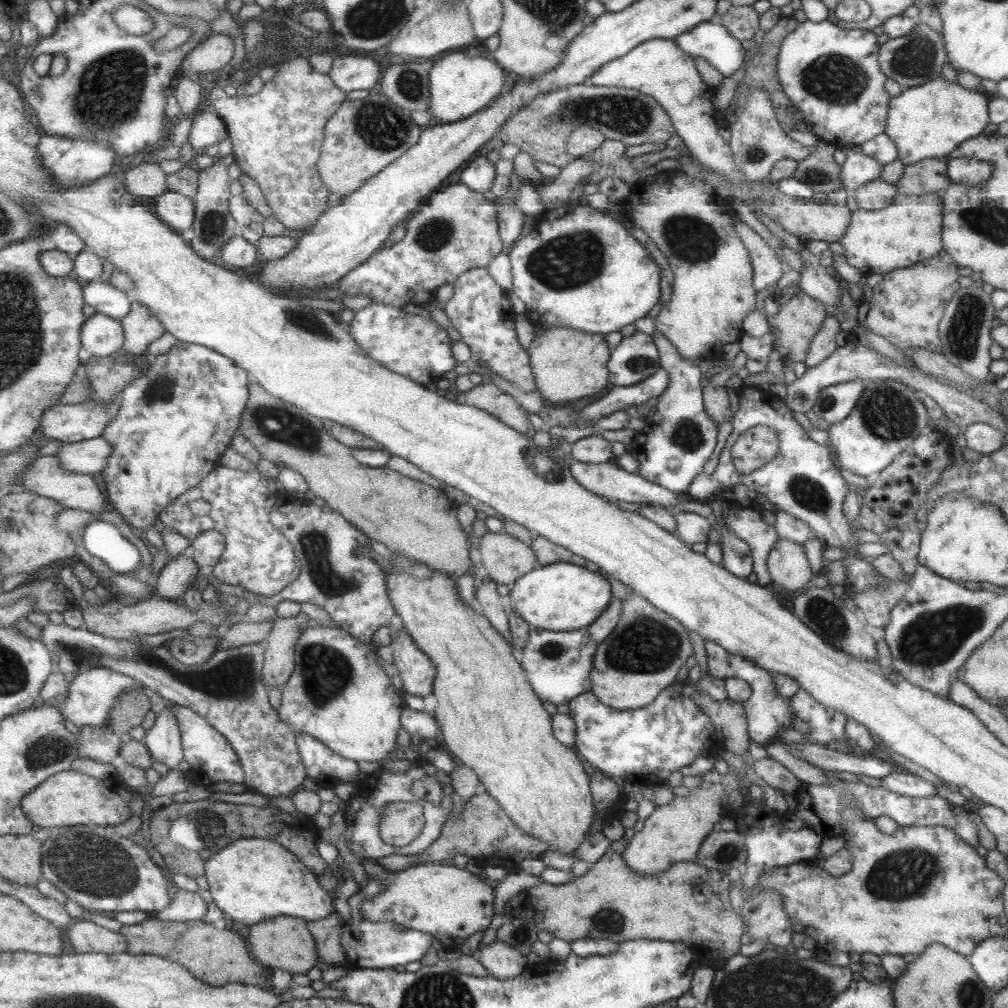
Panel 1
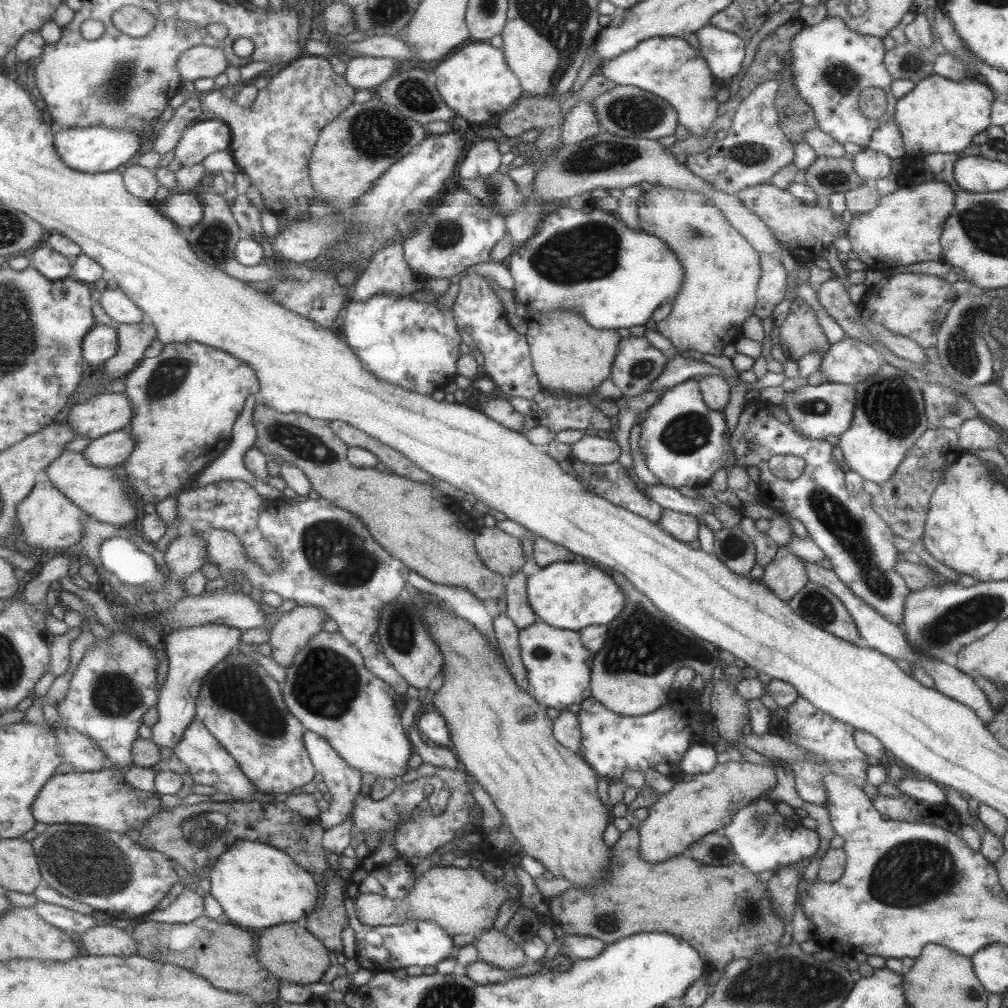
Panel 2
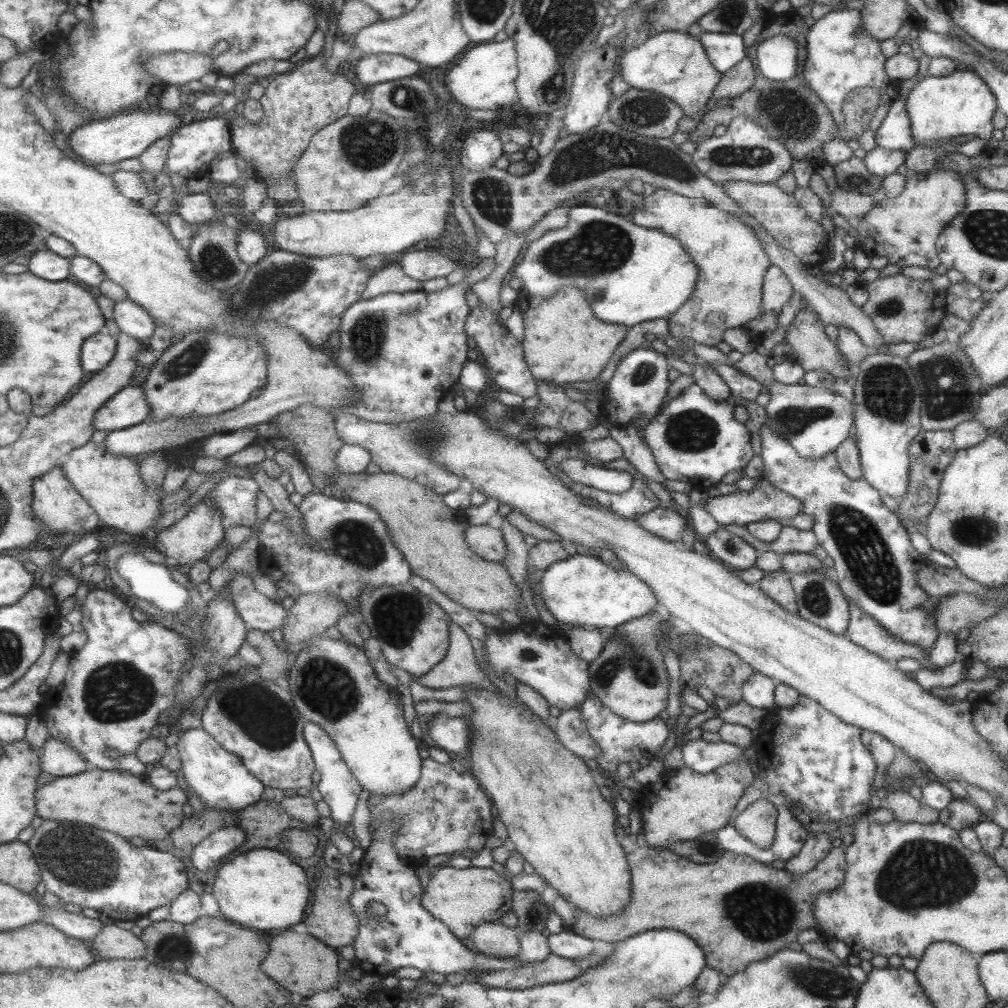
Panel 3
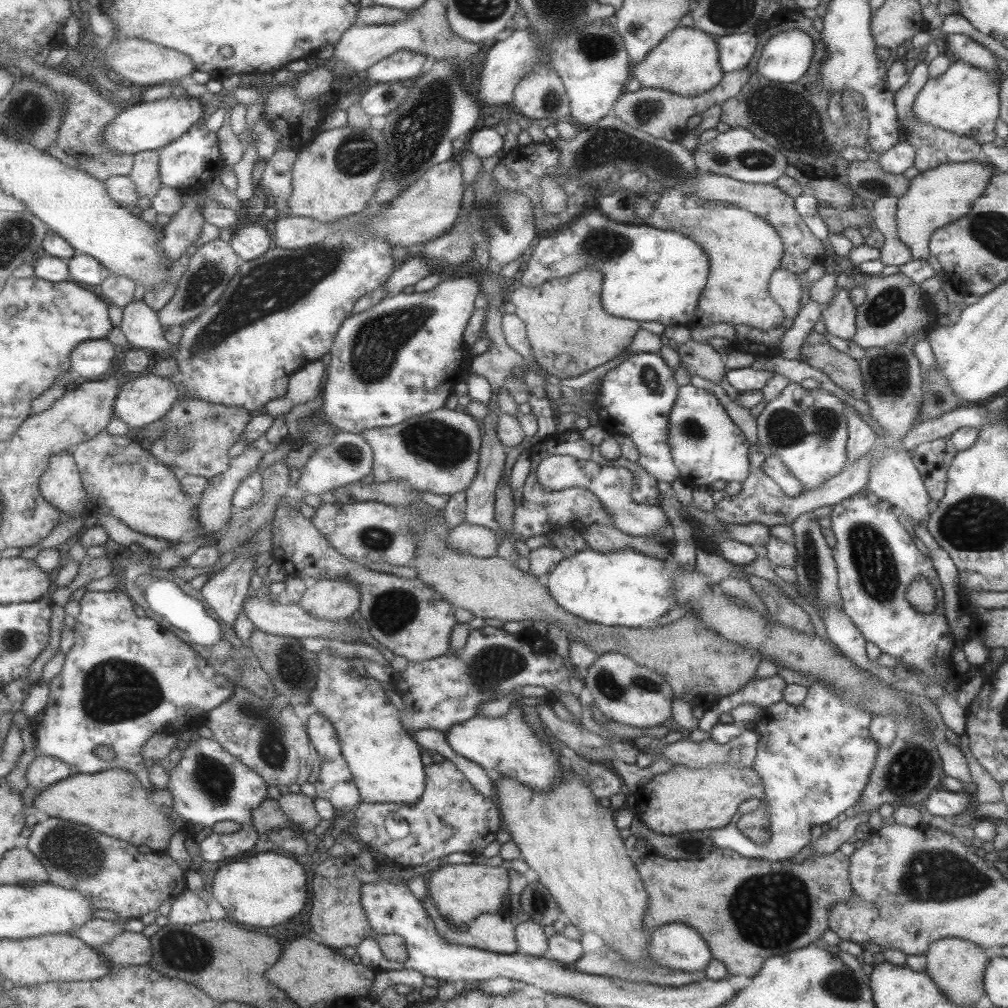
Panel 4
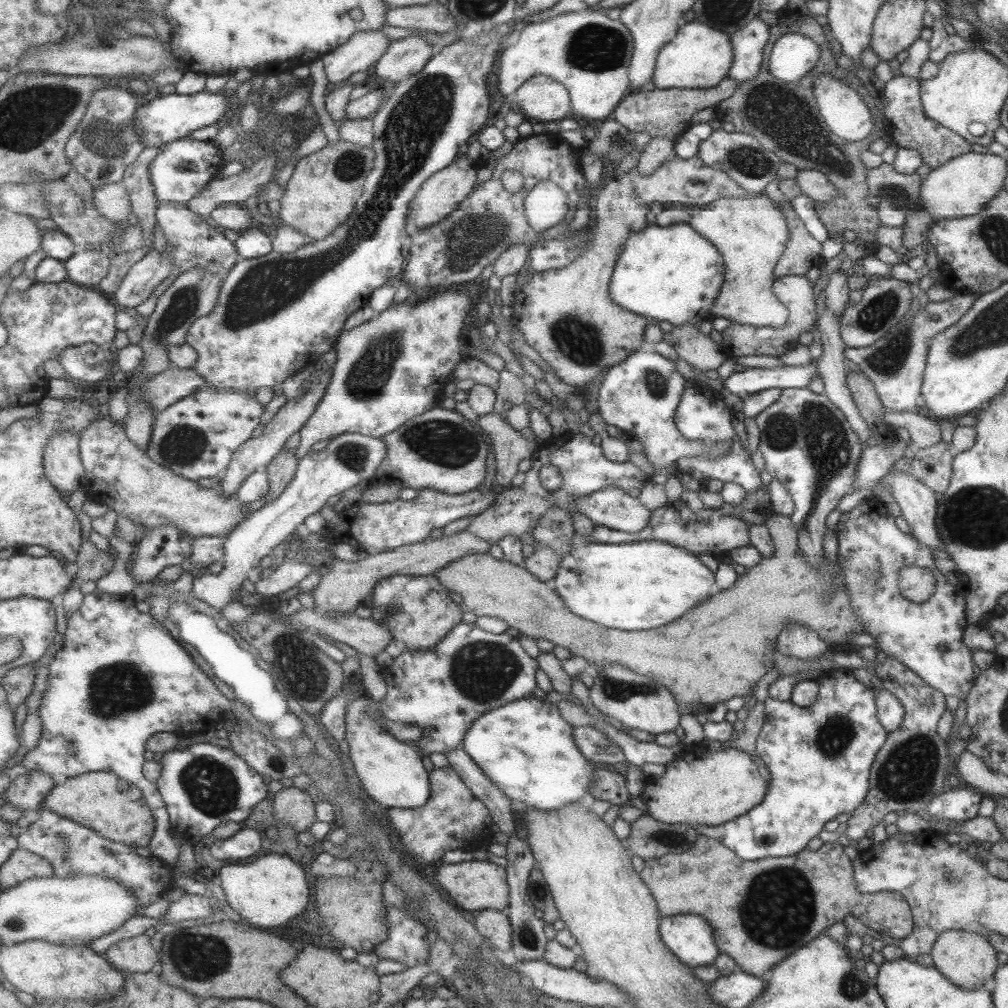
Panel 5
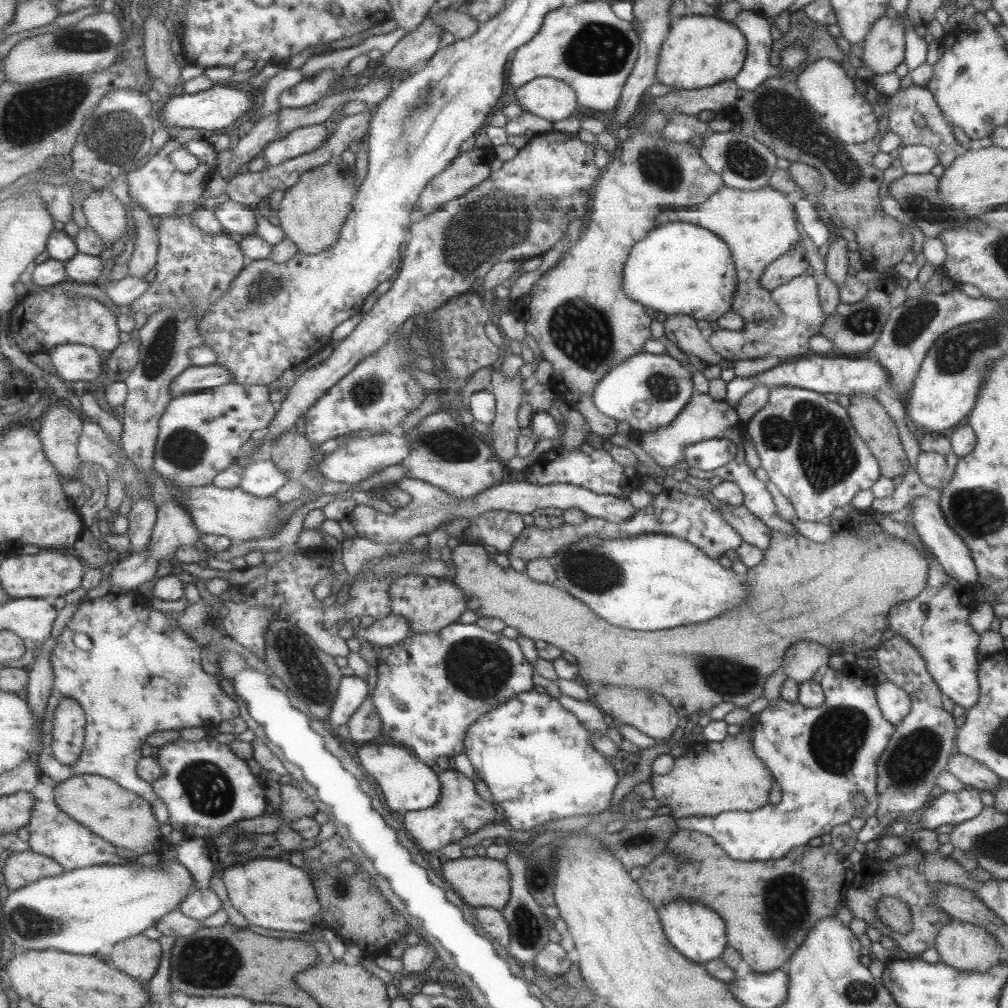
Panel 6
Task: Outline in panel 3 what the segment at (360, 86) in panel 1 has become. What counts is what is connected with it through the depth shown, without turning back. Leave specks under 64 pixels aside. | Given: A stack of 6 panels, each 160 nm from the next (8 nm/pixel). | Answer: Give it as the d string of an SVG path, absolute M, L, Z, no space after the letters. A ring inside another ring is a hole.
M377 54L358 61L354 74L361 83L376 85L395 78L405 78L415 74L417 62L397 54Z

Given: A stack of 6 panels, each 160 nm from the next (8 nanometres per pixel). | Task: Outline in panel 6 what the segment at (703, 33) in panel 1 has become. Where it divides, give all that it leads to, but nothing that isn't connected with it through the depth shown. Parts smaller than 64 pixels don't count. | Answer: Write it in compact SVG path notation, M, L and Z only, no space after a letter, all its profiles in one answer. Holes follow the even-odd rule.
M744 10L735 18L733 24L741 30L747 41L747 54L741 70L732 78L739 89L753 90L763 80L771 77L771 74L777 74L777 68L769 66L769 52L773 46L770 23L765 17L751 10Z

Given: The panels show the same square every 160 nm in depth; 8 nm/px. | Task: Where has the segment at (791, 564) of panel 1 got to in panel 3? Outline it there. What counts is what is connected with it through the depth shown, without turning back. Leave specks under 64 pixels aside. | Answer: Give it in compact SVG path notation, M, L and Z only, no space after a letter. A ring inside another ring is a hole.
M782 568L769 571L759 579L759 588L781 609L797 614L796 596L791 586L790 573Z

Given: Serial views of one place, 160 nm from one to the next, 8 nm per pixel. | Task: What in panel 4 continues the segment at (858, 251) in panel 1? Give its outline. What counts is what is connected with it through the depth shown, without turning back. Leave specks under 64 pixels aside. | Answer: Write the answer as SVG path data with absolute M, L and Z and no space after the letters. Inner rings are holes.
M982 158L960 163L940 164L929 170L919 171L908 184L907 190L896 202L896 230L899 240L909 248L912 260L927 260L930 252L927 242L933 231L949 225L967 214L972 202L983 192L989 182L992 166Z

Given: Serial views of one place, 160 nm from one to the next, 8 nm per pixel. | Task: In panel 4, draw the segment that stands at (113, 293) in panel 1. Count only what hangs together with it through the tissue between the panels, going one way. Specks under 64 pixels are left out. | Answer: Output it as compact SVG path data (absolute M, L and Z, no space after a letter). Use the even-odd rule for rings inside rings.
M135 299L124 308L120 330L125 334L128 346L149 348L160 354L170 353L174 358L177 351L172 352L173 346L165 338L161 325L159 311L153 310L147 302Z

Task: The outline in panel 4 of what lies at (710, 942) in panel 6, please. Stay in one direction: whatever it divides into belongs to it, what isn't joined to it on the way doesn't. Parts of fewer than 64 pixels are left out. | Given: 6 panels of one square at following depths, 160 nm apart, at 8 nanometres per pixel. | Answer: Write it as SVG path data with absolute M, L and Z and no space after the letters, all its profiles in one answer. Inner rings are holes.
M663 924L648 934L647 955L655 965L681 972L704 971L712 960L699 934L685 924Z

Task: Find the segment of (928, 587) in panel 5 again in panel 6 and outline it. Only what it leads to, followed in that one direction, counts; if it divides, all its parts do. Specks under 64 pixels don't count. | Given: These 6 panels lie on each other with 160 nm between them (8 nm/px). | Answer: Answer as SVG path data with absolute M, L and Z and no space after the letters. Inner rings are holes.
M770 530L770 540L768 548L763 551L763 560L747 569L747 572L742 579L744 586L746 586L745 604L741 604L739 608L733 608L717 618L709 618L705 622L697 622L695 624L687 624L687 626L677 626L673 630L657 630L657 632L637 632L637 630L625 629L619 626L613 626L605 620L598 618L597 615L585 607L583 603L577 601L570 594L567 594L563 589L557 588L554 584L542 583L531 580L524 572L515 571L510 566L504 567L497 564L487 552L483 550L480 544L460 543L451 550L452 566L454 566L454 577L452 582L464 594L467 609L473 611L477 617L497 618L504 622L505 626L511 626L519 635L530 638L533 641L541 640L556 646L562 652L569 652L575 657L576 665L578 666L578 675L584 684L589 684L594 687L610 684L613 686L624 686L634 689L647 689L653 693L664 696L670 705L675 709L678 716L685 716L687 718L693 716L695 712L707 713L713 706L721 704L721 702L732 702L737 707L746 707L754 700L762 696L763 682L775 669L780 667L784 650L794 642L801 640L815 641L825 646L829 650L829 654L853 654L871 653L871 648L878 646L886 636L887 614L893 606L903 602L914 599L926 585L928 581L928 564L926 558L923 558L921 553L911 544L905 541L897 541L895 538L887 534L877 533L865 537L855 535L853 531L839 530L833 534L832 538L824 544L811 542L793 532L793 534L783 534L777 530Z

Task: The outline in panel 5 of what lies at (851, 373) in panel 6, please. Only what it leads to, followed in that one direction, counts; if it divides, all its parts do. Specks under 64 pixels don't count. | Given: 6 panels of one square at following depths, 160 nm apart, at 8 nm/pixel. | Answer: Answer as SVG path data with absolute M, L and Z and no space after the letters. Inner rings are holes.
M814 361L805 366L745 367L743 371L733 371L724 380L723 387L743 400L760 390L767 390L771 387L782 389L805 387L813 376L818 376Z

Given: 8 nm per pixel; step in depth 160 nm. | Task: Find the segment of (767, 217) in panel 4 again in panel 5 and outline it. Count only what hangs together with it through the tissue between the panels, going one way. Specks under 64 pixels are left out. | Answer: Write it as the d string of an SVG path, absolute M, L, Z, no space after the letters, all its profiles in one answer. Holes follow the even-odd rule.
M672 154L664 160L651 174L641 176L636 167L629 171L615 172L606 171L605 184L595 193L595 224L593 224L592 242L586 246L584 252L580 252L563 268L550 269L541 273L533 274L532 278L524 285L519 286L513 297L512 317L524 341L550 366L552 372L560 378L561 383L572 387L585 387L592 381L602 368L609 368L621 362L629 353L639 349L642 344L644 328L649 320L643 316L637 316L633 312L623 310L613 304L609 298L608 286L611 274L614 270L615 259L625 238L632 232L641 230L649 224L645 220L645 214L651 202L666 204L670 202L690 205L705 205L718 198L748 198L752 195L765 195L764 191L759 194L751 194L744 191L738 184L731 180L722 170L715 170L705 166L696 156L691 158L679 158ZM695 180L705 185L705 193L691 198L685 192L685 182ZM784 198L773 202L783 215L788 228L788 239L773 269L773 280L781 276L804 276L812 267L819 268L825 260L821 257L821 245L804 227L795 214L792 202Z

